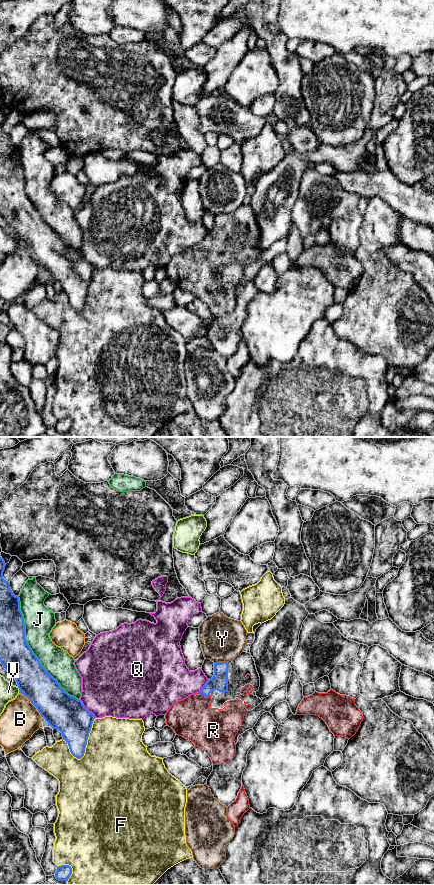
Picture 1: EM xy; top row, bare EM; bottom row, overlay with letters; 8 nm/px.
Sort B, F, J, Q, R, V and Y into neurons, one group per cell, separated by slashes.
B / F / J / Q / R / V / Y

